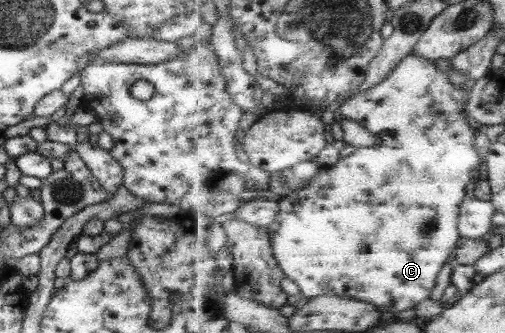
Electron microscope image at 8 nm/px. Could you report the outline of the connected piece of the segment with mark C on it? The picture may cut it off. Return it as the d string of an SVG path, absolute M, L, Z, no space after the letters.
M410 54L397 63L386 81L364 93L356 93L355 96L339 106L341 113L346 118L364 126L378 137L381 143L378 147L355 148L355 151L349 156L341 158L337 165L322 166L321 171L304 188L298 188L278 198L281 207L280 213L273 225L268 227L273 241L273 253L279 261L279 266L286 276L298 285L306 298L334 294L373 303L381 312L389 311L390 313L414 310L417 303L428 298L431 299L431 293L438 284L436 280L438 280L439 273L446 267L444 263L455 252L460 238L463 237L460 234L459 217L466 197L466 187L470 183L478 181L481 174L481 155L475 142L475 132L464 118L467 102L468 97L464 87L456 87L454 83L450 83L448 73L440 71L437 62Z

